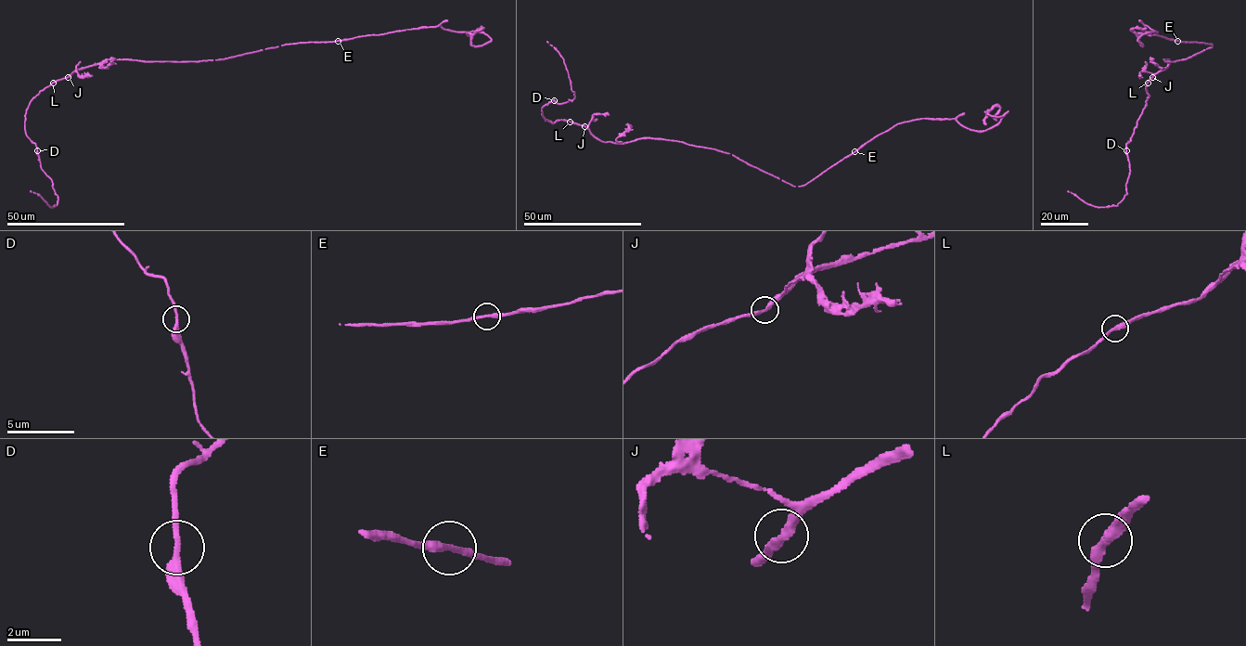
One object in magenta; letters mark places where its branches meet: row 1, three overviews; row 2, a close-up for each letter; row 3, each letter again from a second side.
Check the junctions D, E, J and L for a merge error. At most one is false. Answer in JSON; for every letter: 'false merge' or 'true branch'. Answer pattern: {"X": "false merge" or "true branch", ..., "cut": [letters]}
{"D": "true branch", "E": "true branch", "J": "true branch", "L": "true branch", "cut": []}

